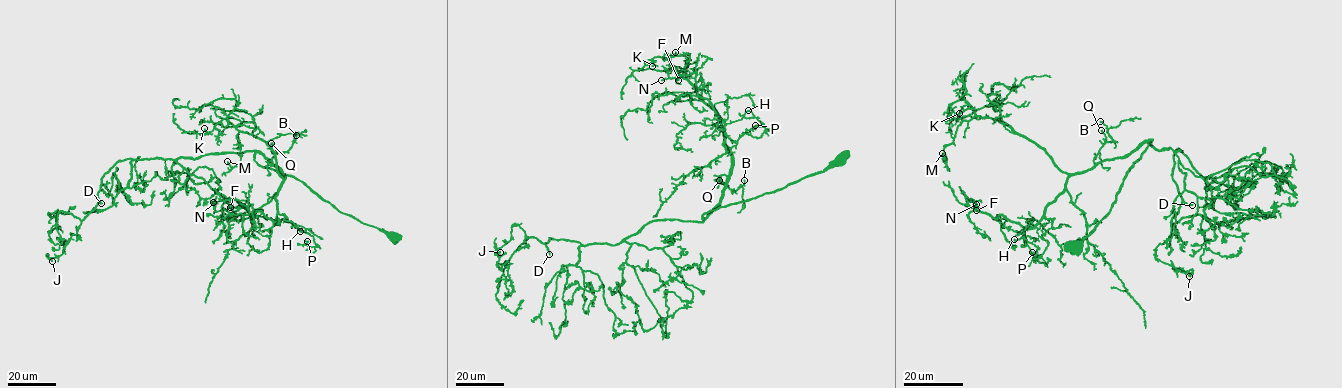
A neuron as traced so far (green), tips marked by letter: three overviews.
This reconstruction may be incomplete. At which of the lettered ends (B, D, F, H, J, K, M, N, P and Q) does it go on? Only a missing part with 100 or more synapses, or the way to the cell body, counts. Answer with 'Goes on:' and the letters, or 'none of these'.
Goes on: D

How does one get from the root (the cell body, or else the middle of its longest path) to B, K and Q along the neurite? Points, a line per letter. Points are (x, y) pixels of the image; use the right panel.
B: (1074, 245), (1108, 213), (1148, 145), (1096, 163), (1100, 148), (1113, 141), (1100, 121)
K: (1074, 245), (1108, 213), (1148, 142), (1067, 174), (964, 100), (947, 118), (959, 113)
Q: (1074, 245), (1108, 213), (1148, 145), (1096, 163), (1106, 138), (1101, 130)

